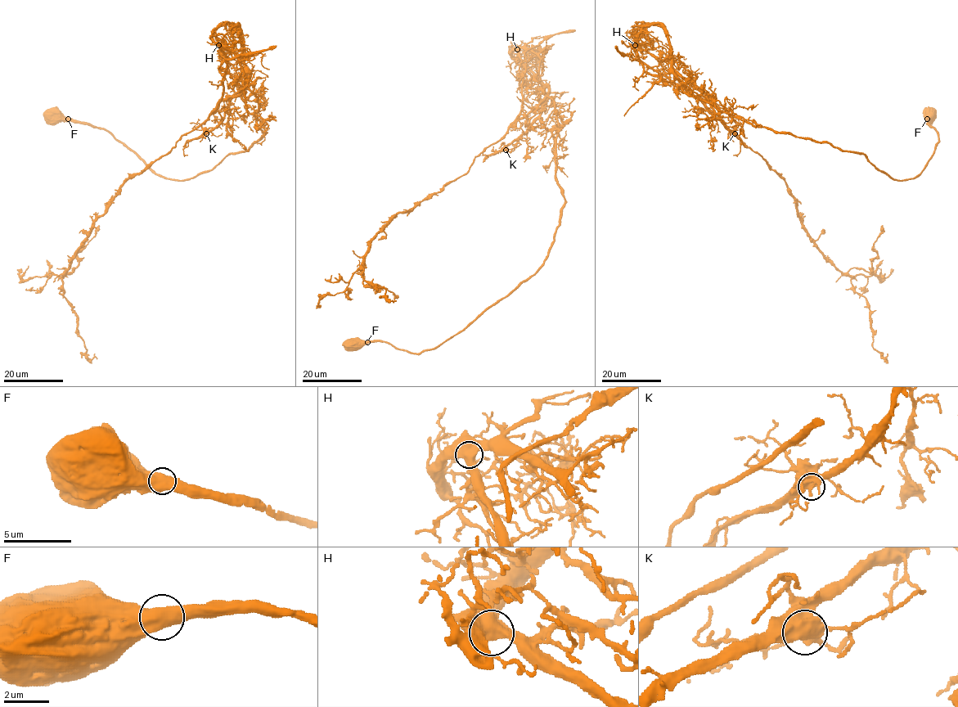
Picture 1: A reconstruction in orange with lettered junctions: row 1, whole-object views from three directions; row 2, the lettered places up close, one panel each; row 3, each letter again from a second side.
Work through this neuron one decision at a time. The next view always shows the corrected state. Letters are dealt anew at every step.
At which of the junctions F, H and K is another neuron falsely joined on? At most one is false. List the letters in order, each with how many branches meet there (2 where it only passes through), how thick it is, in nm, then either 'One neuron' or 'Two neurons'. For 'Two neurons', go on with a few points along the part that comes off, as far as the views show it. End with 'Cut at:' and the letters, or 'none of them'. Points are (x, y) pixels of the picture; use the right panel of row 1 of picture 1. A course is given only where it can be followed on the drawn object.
F: Branches: 2. Thickness 850 nm. One neuron
H: Branches: 2. Thickness 600 nm. One neuron
K: Branches: 2. Thickness 700 nm. One neuron
Cut at: none of them

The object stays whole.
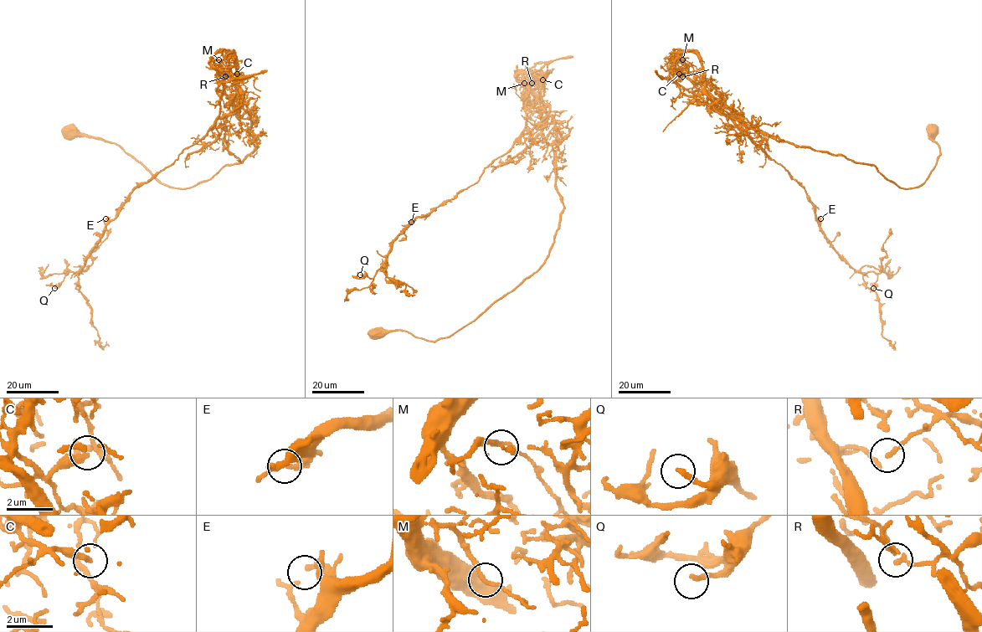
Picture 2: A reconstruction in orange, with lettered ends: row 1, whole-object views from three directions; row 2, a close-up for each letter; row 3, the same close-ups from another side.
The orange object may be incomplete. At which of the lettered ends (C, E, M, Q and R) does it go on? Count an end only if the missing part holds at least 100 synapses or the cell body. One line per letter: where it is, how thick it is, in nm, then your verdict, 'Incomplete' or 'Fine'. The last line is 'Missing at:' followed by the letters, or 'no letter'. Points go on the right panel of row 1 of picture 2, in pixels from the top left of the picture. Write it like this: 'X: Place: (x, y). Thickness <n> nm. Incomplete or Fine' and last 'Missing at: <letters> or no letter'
C: Place: (679, 74). Thickness 220 nm. Fine
E: Place: (820, 218). Thickness 280 nm. Fine
M: Place: (682, 59). Thickness 160 nm. Fine
Q: Place: (873, 288). Thickness 200 nm. Fine
R: Place: (682, 76). Thickness 120 nm. Fine
Missing at: no letter

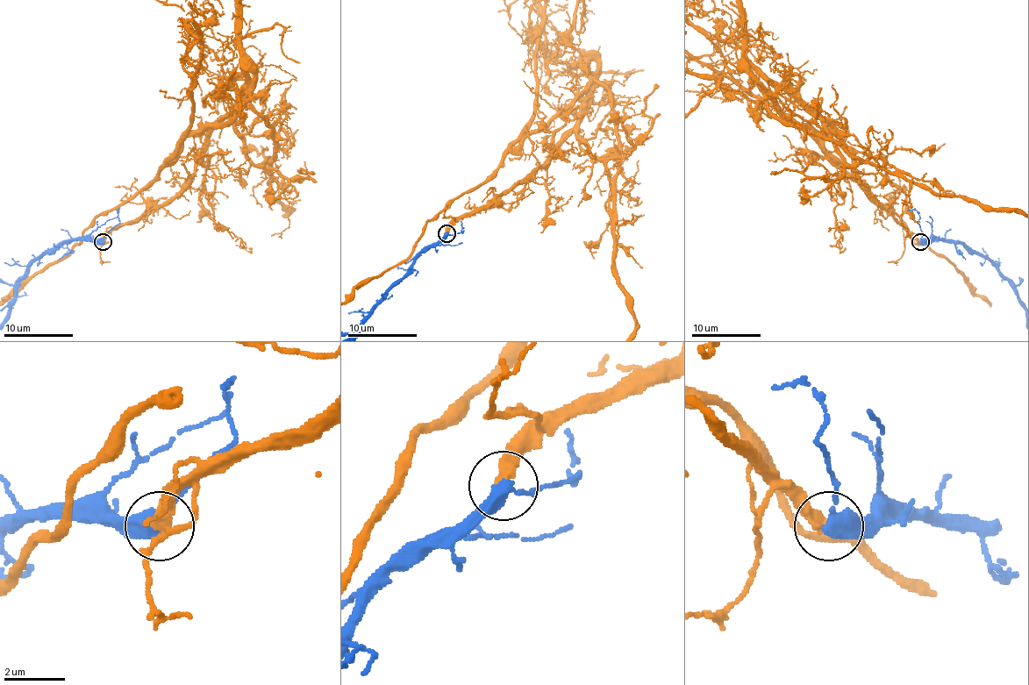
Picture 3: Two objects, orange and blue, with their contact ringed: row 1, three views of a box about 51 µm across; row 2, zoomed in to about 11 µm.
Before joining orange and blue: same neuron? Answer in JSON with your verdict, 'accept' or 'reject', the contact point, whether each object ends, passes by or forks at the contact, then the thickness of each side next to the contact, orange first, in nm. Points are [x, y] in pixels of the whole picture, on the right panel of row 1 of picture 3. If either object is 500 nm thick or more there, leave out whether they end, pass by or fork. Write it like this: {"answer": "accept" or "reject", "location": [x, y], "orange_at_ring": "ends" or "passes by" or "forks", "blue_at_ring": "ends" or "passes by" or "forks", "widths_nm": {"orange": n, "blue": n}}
{"answer": "accept", "location": [920, 242], "orange_at_ring": "ends", "blue_at_ring": "passes by", "widths_nm": {"orange": 380, "blue": 400}}

